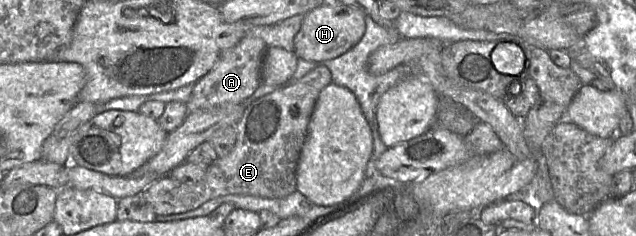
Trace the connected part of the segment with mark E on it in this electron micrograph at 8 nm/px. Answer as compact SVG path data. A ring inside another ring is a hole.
M320 66L309 71L294 83L284 85L264 95L244 110L235 124L236 143L232 151L223 158L217 158L197 183L182 183L170 175L161 177L150 184L142 195L157 215L184 213L200 207L205 202L223 195L252 195L262 198L284 198L297 190L296 169L302 146L306 140L308 124L321 90L332 83L328 68Z

